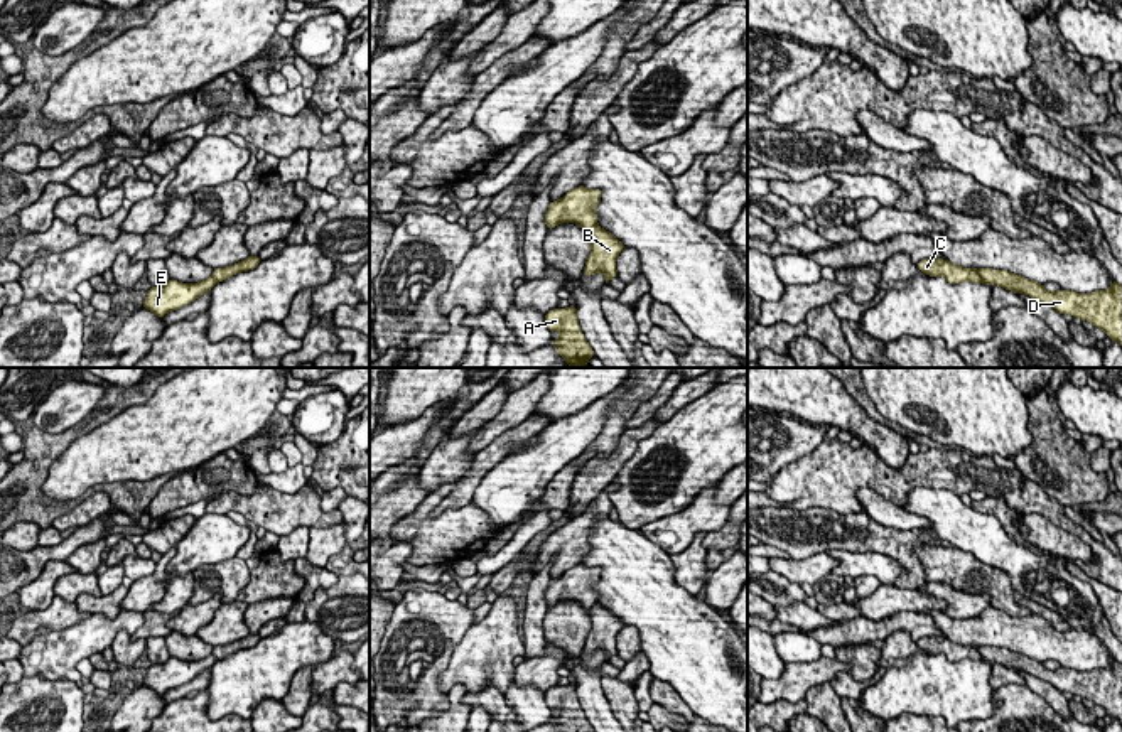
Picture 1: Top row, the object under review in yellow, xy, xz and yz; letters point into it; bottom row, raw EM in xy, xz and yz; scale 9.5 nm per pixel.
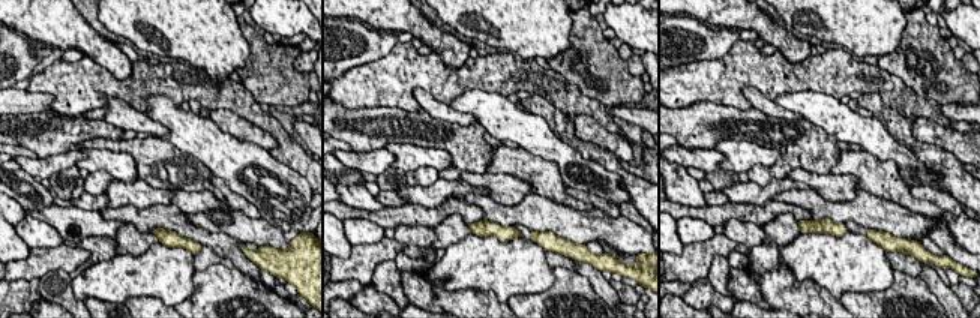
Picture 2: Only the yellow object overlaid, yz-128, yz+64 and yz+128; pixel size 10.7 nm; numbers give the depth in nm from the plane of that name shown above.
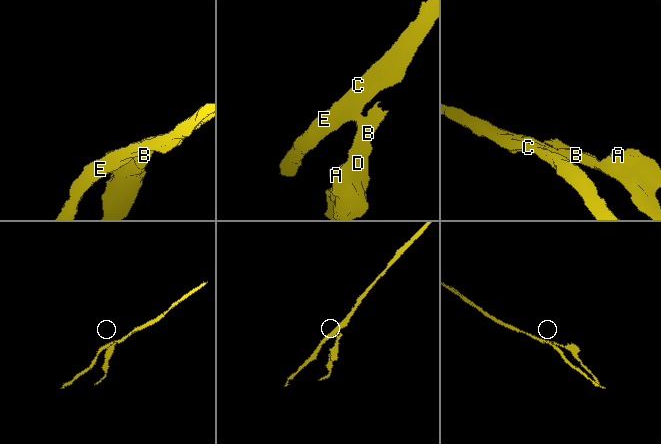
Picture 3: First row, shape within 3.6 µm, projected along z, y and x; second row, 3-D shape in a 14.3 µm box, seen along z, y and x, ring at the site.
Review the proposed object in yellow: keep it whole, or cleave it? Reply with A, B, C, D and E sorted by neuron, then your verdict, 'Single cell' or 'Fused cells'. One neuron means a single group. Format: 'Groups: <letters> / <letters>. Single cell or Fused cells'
Groups: A B D / C E. Fused cells

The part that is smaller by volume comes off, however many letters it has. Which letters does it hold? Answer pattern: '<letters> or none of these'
A, B, D

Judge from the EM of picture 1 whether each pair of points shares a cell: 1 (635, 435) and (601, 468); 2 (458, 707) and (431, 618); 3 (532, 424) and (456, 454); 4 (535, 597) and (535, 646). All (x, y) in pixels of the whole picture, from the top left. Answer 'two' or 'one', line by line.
1: one
2: two
3: two
4: one

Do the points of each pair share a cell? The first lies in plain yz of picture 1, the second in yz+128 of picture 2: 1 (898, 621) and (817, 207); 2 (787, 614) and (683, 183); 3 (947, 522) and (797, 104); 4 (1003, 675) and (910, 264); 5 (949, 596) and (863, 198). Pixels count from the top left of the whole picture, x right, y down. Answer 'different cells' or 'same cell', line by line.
1: different cells
2: same cell
3: same cell
4: same cell
5: different cells

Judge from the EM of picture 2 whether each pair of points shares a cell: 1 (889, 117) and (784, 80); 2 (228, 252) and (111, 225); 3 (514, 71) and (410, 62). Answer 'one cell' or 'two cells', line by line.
1: two cells
2: two cells
3: one cell

